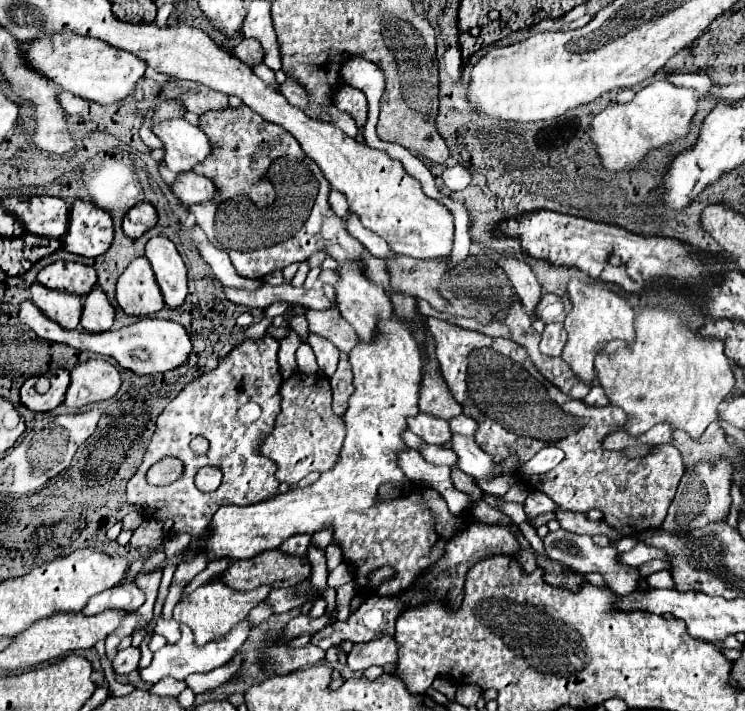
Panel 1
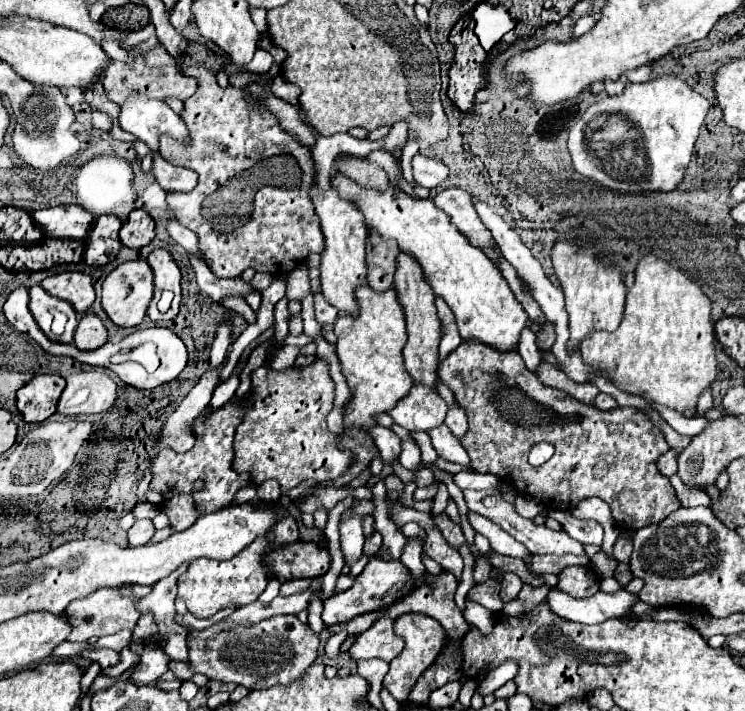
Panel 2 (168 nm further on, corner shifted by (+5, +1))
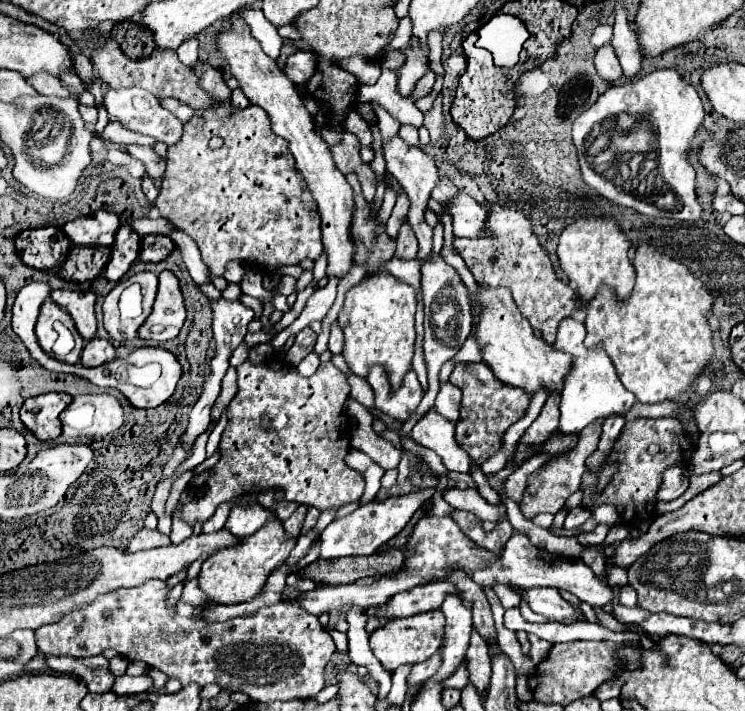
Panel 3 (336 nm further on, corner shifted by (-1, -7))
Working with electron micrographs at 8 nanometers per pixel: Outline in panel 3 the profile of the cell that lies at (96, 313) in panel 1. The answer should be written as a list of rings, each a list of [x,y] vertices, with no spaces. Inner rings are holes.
[[[91,339],[81,355],[81,365],[83,367],[99,367],[103,363],[109,363],[115,359],[115,349],[109,341],[103,339]]]

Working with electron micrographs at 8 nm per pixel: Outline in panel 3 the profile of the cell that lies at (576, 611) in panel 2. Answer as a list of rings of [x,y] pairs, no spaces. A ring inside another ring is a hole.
[[[519,589],[517,595],[531,607],[531,611],[541,613],[553,621],[579,621],[577,611],[561,597],[559,589]]]

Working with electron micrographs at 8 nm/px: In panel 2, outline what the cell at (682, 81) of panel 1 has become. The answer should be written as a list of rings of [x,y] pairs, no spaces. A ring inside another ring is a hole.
[[[645,65],[645,67],[639,67],[639,69],[635,69],[635,71],[625,73],[625,77],[627,77],[631,83],[643,83],[643,81],[653,79],[653,71],[651,71],[649,65]]]

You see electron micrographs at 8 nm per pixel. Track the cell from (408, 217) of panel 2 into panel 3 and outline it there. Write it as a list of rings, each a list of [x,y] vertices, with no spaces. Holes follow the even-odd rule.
[[[479,287],[477,299],[481,301],[481,319],[477,329],[477,341],[483,351],[483,359],[493,371],[493,375],[511,387],[519,387],[529,395],[535,395],[541,387],[549,393],[561,393],[563,381],[571,371],[573,357],[569,353],[551,349],[545,341],[537,339],[531,331],[531,325],[523,319],[519,309],[515,307],[509,289],[505,287]]]

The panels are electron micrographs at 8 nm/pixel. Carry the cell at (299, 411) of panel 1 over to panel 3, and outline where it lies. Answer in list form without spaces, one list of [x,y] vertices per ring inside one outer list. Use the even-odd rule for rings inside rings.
[[[267,359],[259,365],[245,361],[237,367],[237,385],[239,391],[229,403],[227,427],[221,435],[219,455],[221,459],[211,469],[209,493],[201,501],[191,501],[183,507],[183,519],[193,525],[195,521],[205,523],[223,501],[233,501],[243,493],[259,495],[267,489],[281,489],[287,501],[307,503],[325,509],[339,509],[345,503],[357,501],[363,495],[365,481],[363,475],[345,465],[345,455],[349,451],[349,417],[345,417],[345,401],[349,397],[347,377],[329,361],[321,363],[317,373],[311,377],[301,377],[295,367],[281,363],[279,359]]]

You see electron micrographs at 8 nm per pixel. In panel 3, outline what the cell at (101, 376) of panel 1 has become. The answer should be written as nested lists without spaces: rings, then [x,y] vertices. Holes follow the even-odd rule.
[[[79,395],[61,413],[63,439],[103,439],[123,425],[123,407],[111,395]]]

